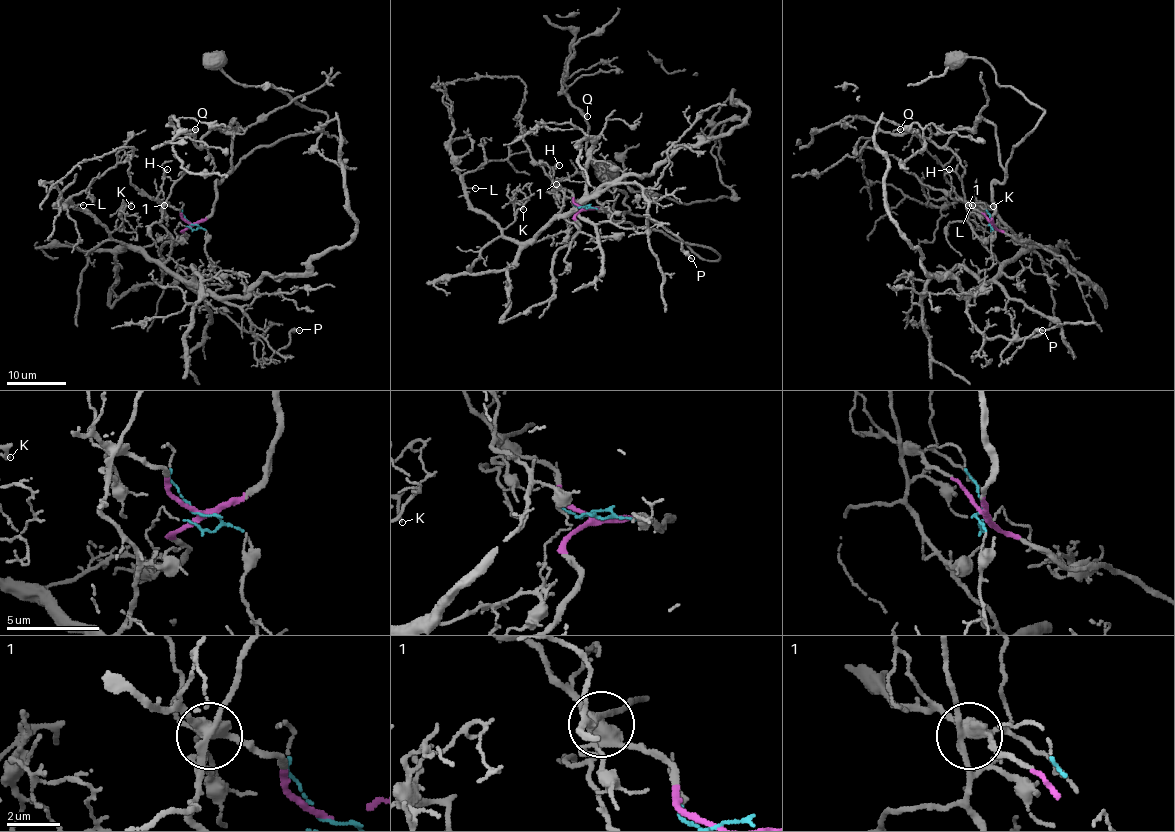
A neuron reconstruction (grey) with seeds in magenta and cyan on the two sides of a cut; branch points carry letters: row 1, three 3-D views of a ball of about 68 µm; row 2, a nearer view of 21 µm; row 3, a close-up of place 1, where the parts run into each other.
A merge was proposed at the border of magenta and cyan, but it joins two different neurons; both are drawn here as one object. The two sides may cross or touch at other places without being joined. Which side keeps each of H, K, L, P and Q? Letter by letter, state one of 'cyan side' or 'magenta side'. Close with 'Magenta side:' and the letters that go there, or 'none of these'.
H: magenta side
K: cyan side
L: cyan side
P: cyan side
Q: magenta side
Magenta side: H, Q

